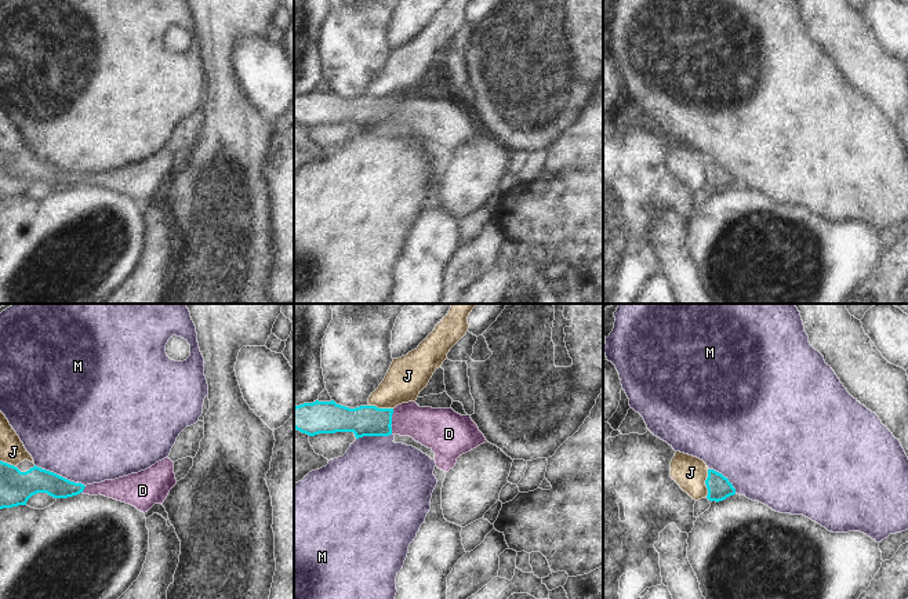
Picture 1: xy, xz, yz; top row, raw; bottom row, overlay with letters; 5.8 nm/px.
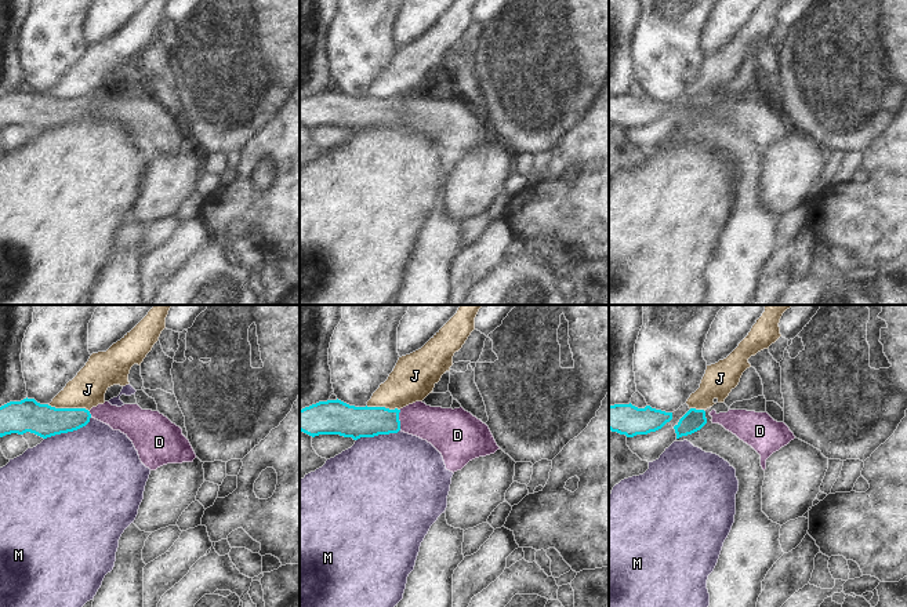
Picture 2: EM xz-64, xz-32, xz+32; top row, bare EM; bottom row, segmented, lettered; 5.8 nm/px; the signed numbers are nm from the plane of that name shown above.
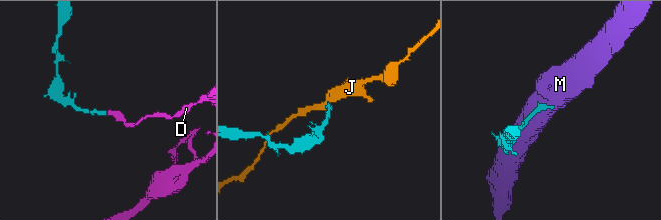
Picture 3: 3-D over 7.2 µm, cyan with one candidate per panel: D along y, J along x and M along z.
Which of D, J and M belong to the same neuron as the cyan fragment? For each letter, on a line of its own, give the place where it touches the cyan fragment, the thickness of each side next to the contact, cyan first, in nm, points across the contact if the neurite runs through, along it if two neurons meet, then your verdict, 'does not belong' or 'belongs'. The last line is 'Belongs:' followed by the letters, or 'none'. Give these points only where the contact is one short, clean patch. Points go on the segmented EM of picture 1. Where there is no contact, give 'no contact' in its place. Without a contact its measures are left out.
D: meets cyan in xz at (391, 421); 180 nm thick on the cyan side, 220 nm on the other; runs through xz (366, 420), (391, 421), (416, 421), (432, 428); belongs
J: meets cyan in yz at (705, 483); 140 nm thick on the cyan side, 190 nm on the other; does not belong
M: meets cyan in xy at (58, 475); 180 nm thick on the cyan side, 500 nm on the other; border along xy (35, 464), (71, 480), (80, 482), (84, 486); does not belong
Belongs: D

